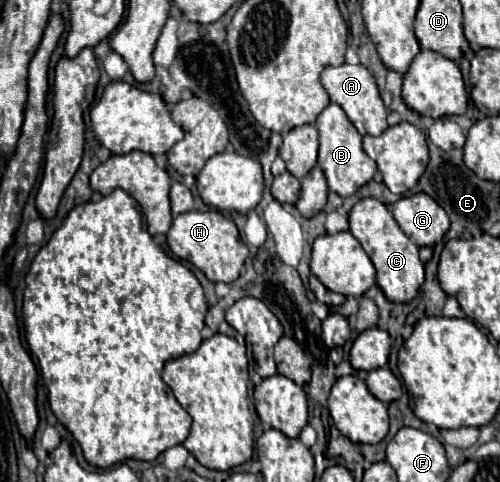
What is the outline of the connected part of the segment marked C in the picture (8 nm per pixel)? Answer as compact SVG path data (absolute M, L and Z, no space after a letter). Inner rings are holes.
M362 198L350 210L348 220L350 232L362 244L364 252L370 256L376 268L376 284L384 292L384 296L394 304L412 302L418 296L420 286L424 284L424 264L418 258L418 246L400 230L386 204L376 198Z

